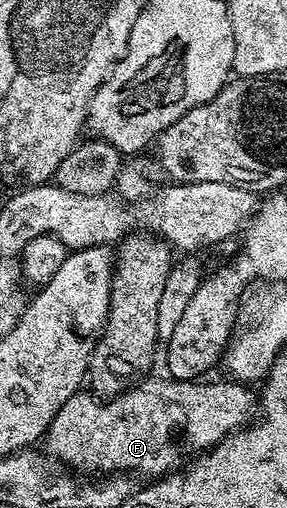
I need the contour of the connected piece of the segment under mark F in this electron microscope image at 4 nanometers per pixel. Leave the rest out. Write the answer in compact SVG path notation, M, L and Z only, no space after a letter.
M234 379L151 380L140 380L132 384L124 393L120 393L118 397L110 399L100 399L87 391L74 393L69 403L65 403L61 411L57 411L53 423L47 428L46 452L66 465L68 469L83 475L148 473L148 478L159 479L180 464L179 457L185 456L186 453L198 455L213 448L217 443L221 443L221 439L225 439L231 433L238 433L240 429L252 424L257 413L256 394L251 394L246 384Z

